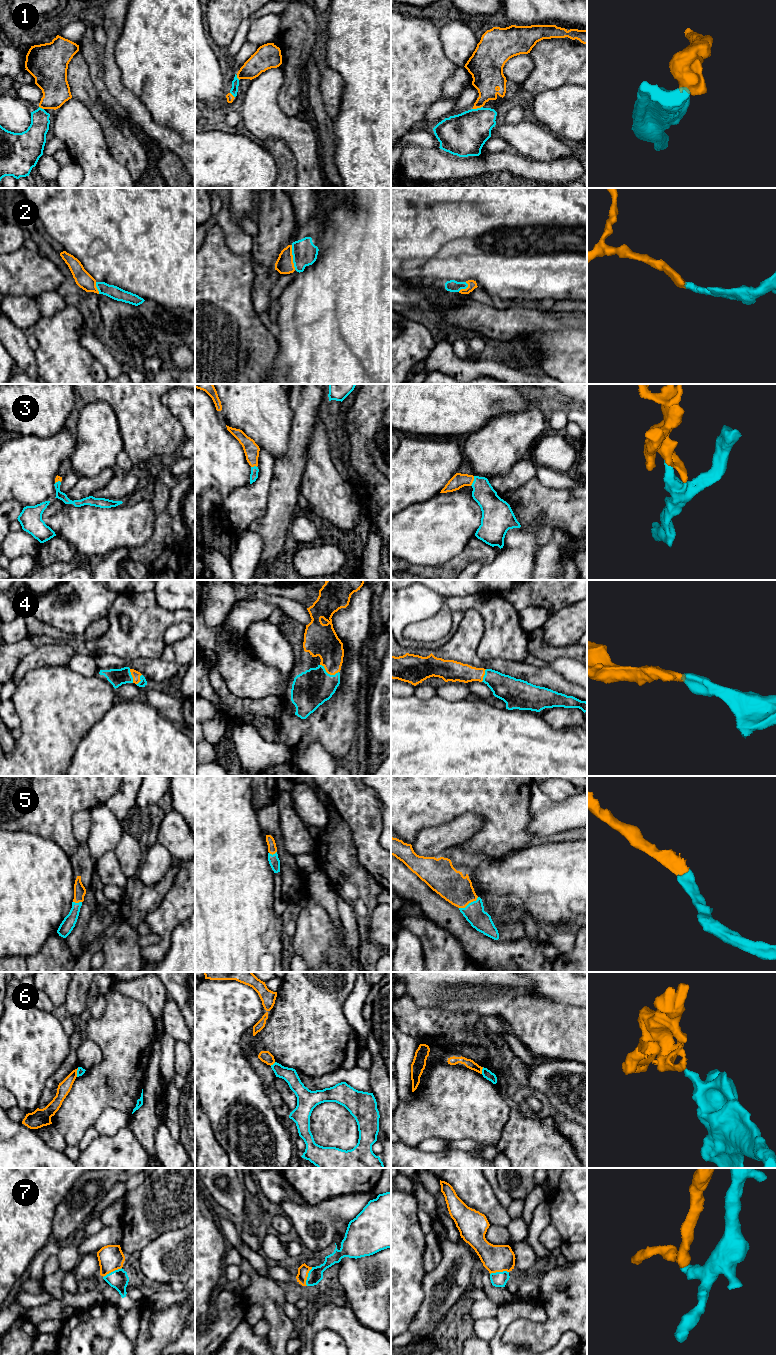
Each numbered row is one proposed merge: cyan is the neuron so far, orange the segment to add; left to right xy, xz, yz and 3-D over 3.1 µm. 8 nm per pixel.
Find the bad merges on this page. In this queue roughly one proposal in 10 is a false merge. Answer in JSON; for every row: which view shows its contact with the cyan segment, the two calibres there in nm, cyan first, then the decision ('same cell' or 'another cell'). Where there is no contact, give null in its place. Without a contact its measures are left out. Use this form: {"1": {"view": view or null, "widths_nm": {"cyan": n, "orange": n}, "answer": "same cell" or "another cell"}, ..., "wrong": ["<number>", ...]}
{"1": {"view": "yz", "widths_nm": {"cyan": 340, "orange": 220}, "answer": "same cell"}, "2": {"view": "xz", "widths_nm": {"cyan": 200, "orange": 140}, "answer": "same cell"}, "3": {"view": "yz", "widths_nm": {"cyan": 180, "orange": 120}, "answer": "same cell"}, "4": {"view": "xz", "widths_nm": {"cyan": 300, "orange": 220}, "answer": "same cell"}, "5": {"view": "yz", "widths_nm": {"cyan": 160, "orange": 240}, "answer": "same cell"}, "6": {"view": "xy", "widths_nm": {"cyan": 60, "orange": 100}, "answer": "another cell"}, "7": {"view": "xy", "widths_nm": {"cyan": 160, "orange": 200}, "answer": "same cell"}, "wrong": ["6"]}

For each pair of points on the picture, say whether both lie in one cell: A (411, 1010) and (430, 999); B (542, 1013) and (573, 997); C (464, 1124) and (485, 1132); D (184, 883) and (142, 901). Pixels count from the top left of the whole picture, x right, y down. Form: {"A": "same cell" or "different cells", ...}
{"A": "different cells", "B": "different cells", "C": "same cell", "D": "different cells"}

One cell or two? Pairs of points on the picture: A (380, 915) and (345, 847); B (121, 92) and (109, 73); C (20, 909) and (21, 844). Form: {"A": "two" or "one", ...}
{"A": "two", "B": "one", "C": "one"}

